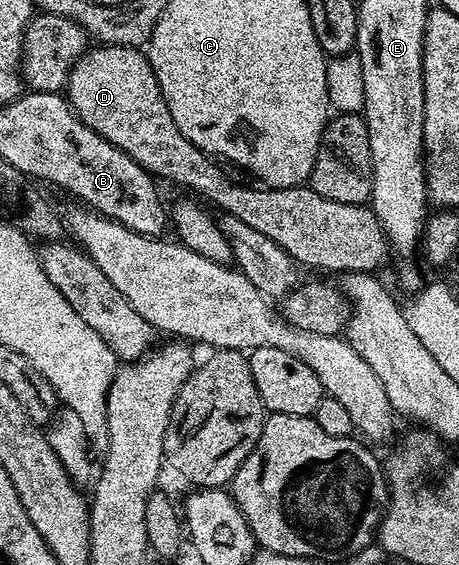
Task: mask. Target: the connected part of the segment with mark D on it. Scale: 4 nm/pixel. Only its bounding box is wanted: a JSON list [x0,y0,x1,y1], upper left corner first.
[65,44,389,274]

